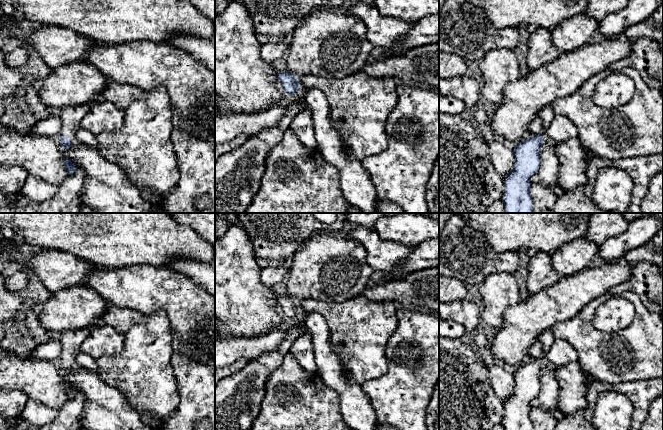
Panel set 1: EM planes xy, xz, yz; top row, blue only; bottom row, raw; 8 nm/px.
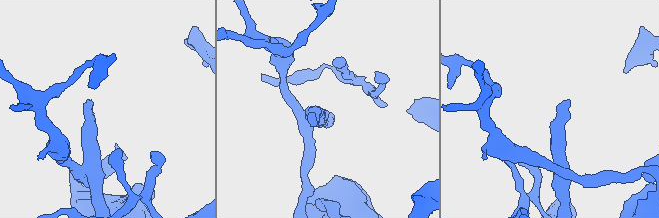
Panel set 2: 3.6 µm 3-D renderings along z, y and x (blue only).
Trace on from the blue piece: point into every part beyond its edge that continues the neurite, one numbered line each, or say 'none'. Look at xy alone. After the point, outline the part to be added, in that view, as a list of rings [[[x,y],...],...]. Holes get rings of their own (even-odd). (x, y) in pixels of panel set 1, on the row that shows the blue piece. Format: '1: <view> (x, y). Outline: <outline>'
1: xy (70, 116). Outline: [[[91,104],[80,105],[77,107],[66,107],[58,111],[56,114],[62,121],[61,134],[68,136],[70,141],[75,143],[75,132],[79,128],[80,121],[90,110]]]

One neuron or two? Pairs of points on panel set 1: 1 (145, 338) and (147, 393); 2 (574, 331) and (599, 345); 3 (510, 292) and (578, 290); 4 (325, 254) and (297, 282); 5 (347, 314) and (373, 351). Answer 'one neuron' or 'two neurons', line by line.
1: one neuron
2: one neuron
3: two neurons
4: one neuron
5: one neuron

